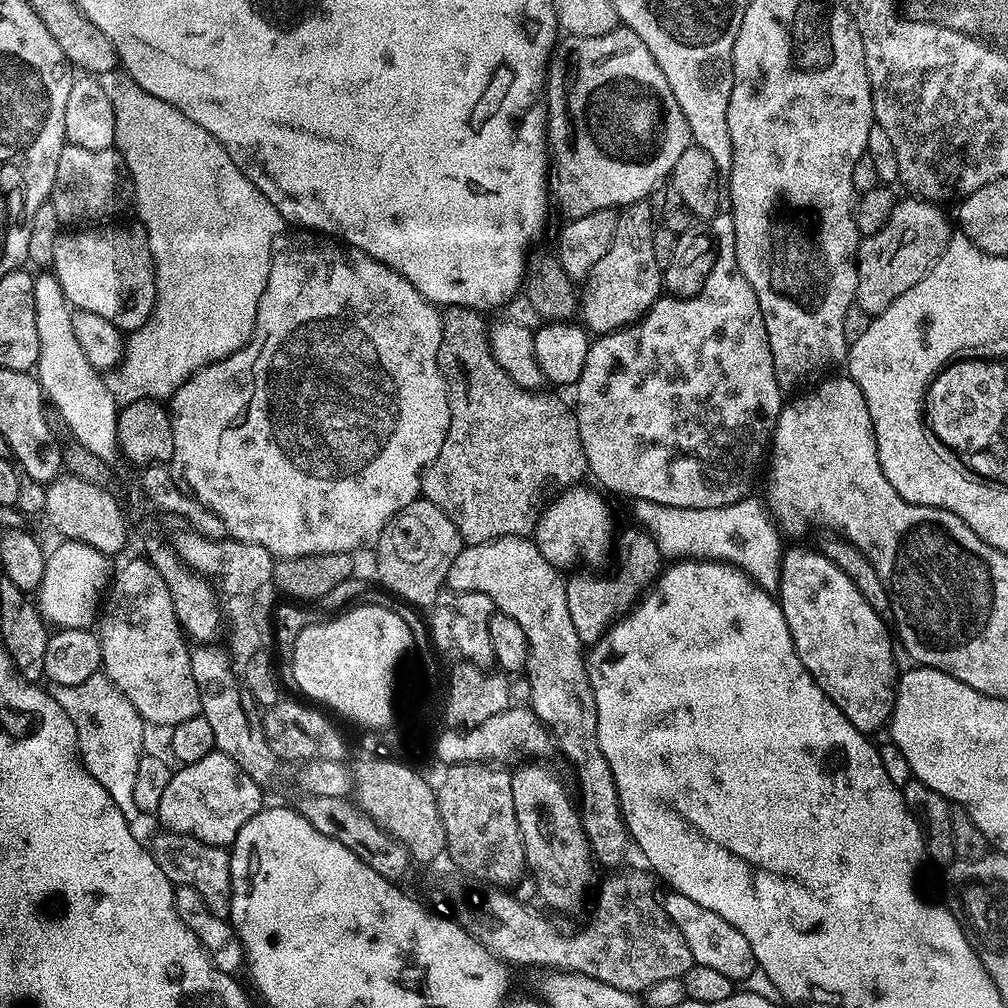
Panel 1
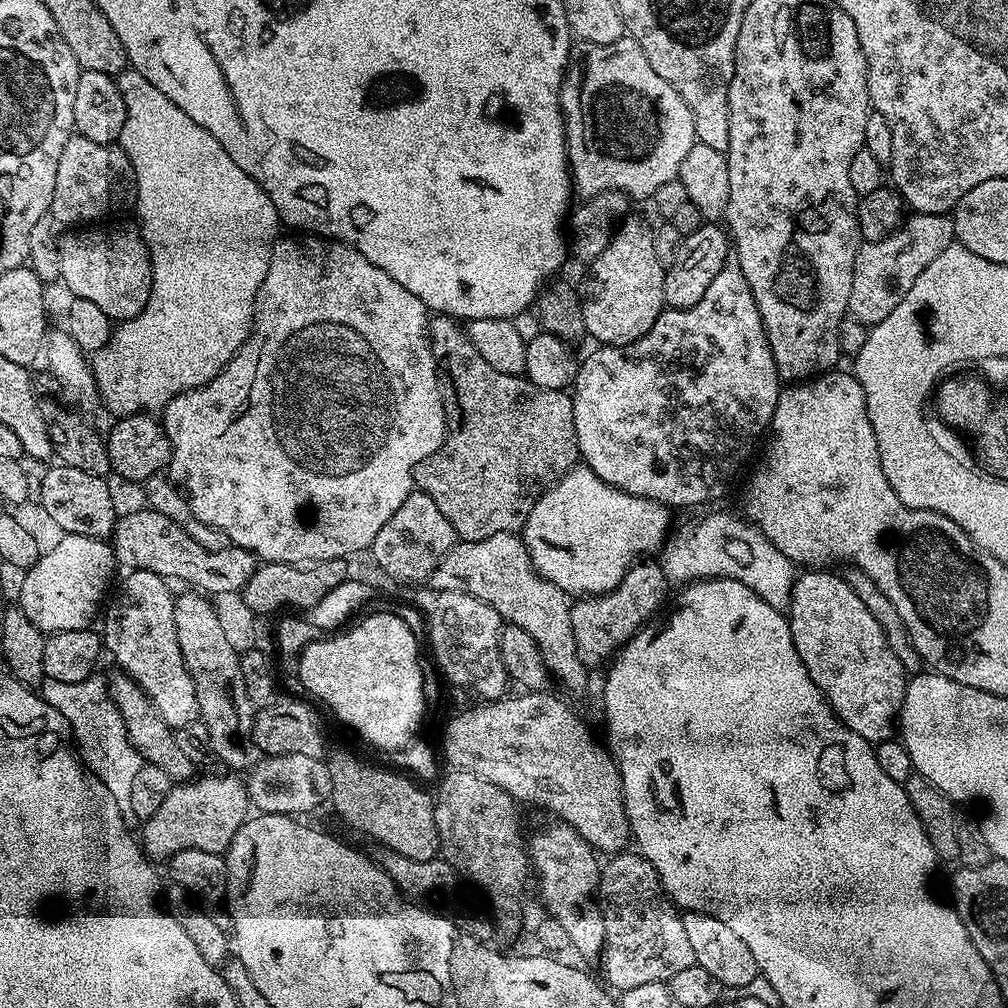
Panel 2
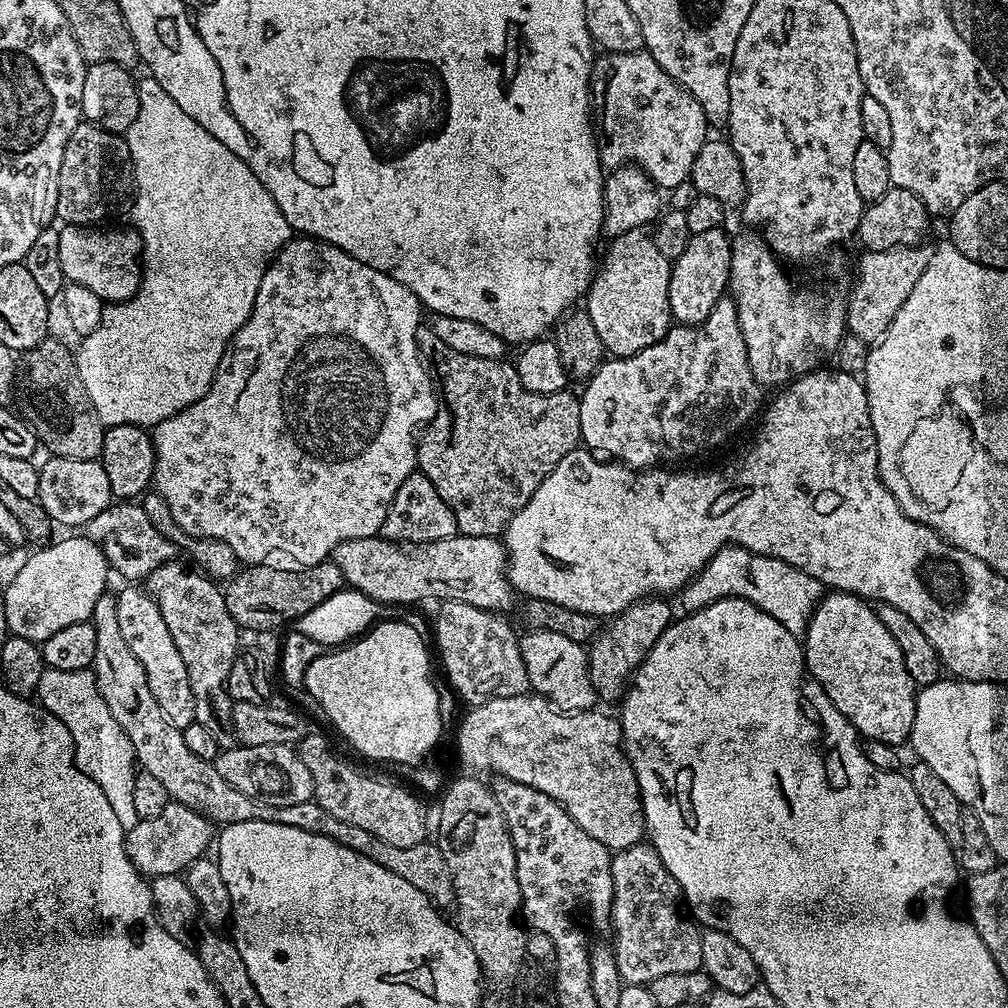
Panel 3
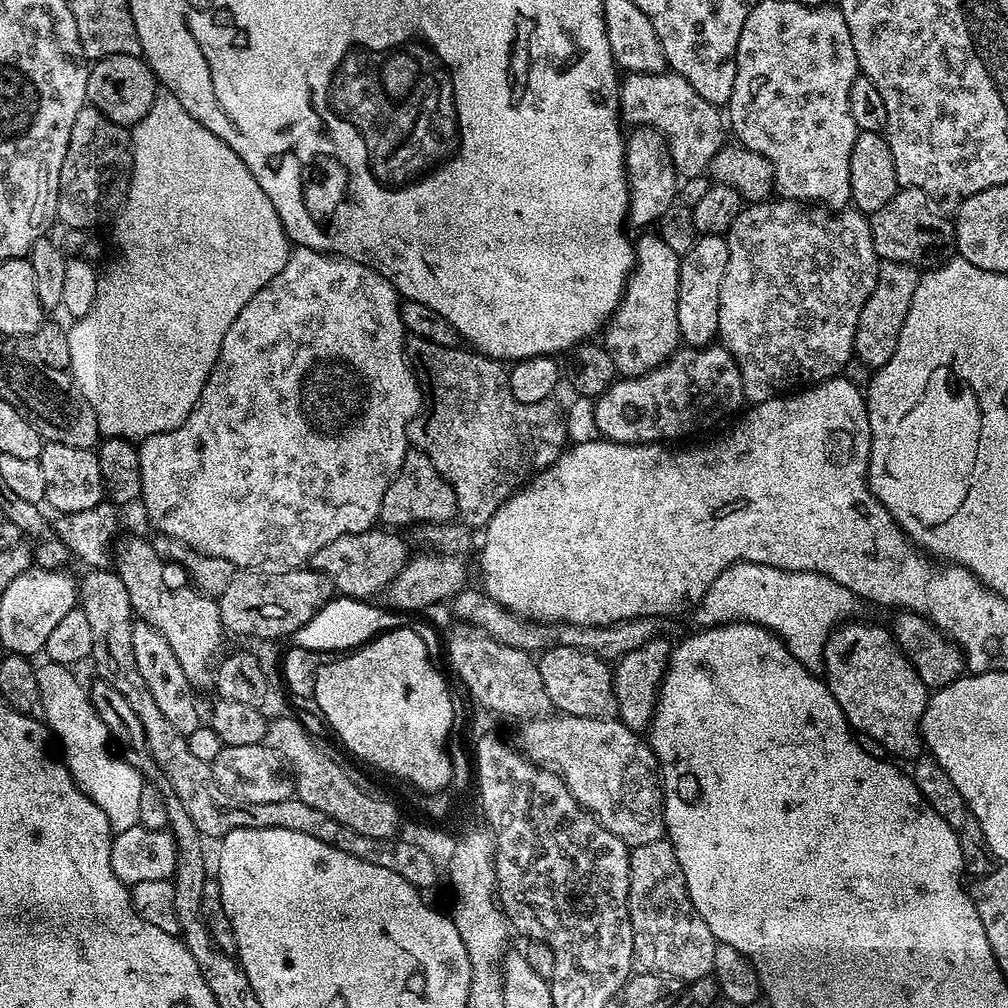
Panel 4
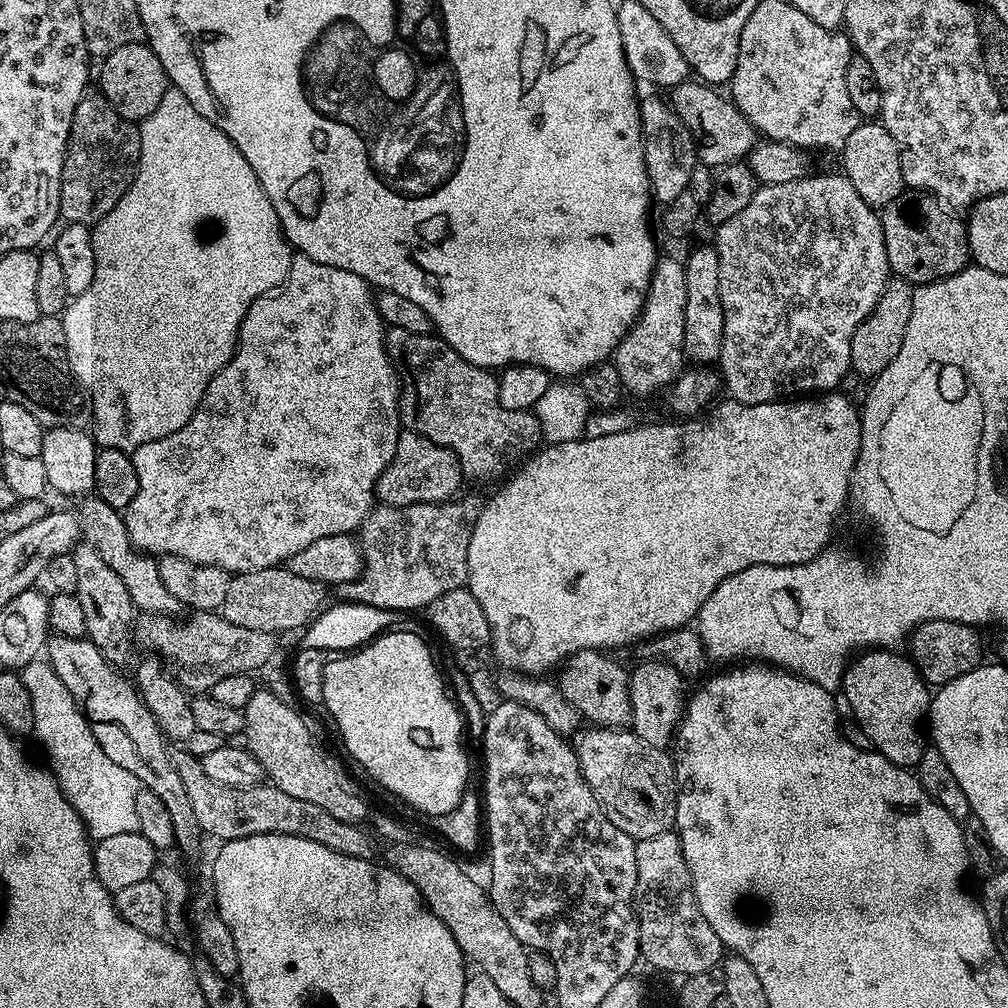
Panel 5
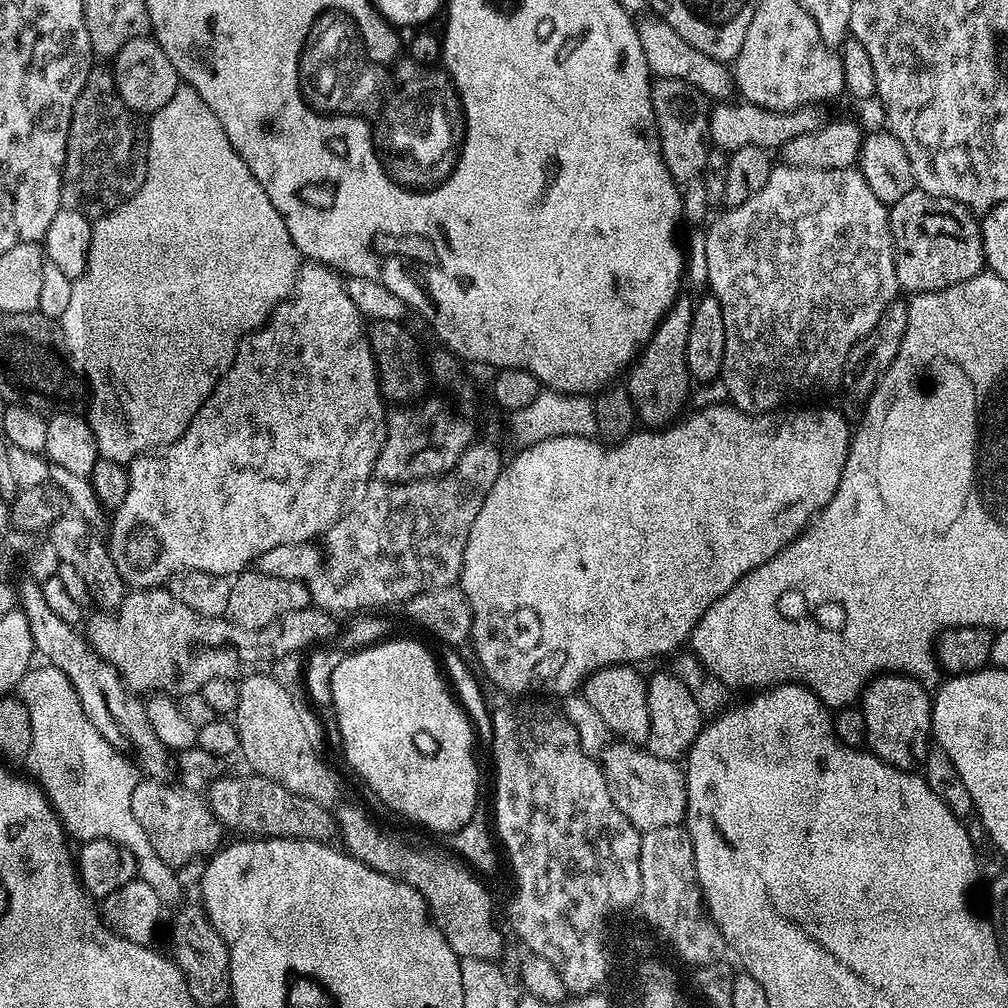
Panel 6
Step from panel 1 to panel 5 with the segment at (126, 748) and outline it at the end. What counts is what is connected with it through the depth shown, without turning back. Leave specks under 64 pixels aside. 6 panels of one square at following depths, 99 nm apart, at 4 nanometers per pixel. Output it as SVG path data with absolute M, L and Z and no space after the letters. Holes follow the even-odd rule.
M37 658L20 672L26 690L30 690L30 702L34 705L34 736L40 739L44 752L48 755L47 767L56 775L62 794L78 810L82 822L88 827L89 837L96 840L114 838L114 834L130 834L138 829L136 803L142 791L138 778L130 770L122 770L115 762L110 762L98 746L79 706L70 698L70 690L54 674L47 659Z

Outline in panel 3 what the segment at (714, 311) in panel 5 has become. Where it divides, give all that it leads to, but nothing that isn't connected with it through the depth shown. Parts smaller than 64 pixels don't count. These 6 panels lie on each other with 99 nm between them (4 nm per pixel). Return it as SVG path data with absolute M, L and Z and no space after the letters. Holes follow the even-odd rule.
M723 227L692 234L686 250L671 261L670 310L676 324L701 324L710 318L710 310L725 299L729 291L730 262L732 261L732 240Z

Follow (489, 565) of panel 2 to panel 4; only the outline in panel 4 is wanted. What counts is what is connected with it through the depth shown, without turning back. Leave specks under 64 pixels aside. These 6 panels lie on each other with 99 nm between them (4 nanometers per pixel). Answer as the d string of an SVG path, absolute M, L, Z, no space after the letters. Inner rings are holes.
M376 526L366 532L342 534L342 538L334 538L334 542L322 546L322 550L313 554L310 566L330 577L333 589L341 597L367 601L369 598L376 598L374 596L379 592L381 595L408 563L410 553L400 536L403 535L392 530L381 530Z

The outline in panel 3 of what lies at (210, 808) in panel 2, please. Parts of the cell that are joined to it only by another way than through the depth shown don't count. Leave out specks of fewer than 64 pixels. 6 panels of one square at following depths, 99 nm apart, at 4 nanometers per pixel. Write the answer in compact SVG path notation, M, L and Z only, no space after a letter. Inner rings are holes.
M169 802L166 810L162 810L162 814L156 815L155 818L146 818L145 820L138 821L133 828L127 829L124 834L126 854L130 858L130 862L134 864L136 869L138 869L145 878L161 876L162 874L181 875L195 860L201 859L201 857L207 853L204 852L207 848L209 851L213 840L214 825L212 821L209 820L204 813L196 812L190 806L177 804L175 802Z

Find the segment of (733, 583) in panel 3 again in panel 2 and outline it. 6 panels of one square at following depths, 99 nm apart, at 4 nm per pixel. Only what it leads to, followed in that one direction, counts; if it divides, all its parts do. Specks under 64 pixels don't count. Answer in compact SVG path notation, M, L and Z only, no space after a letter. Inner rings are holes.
M716 512L693 524L682 525L677 532L675 529L662 552L664 577L679 586L687 586L697 580L737 580L742 582L742 586L750 586L762 602L781 610L787 609L792 603L797 569L792 560L786 558L786 554L782 554L782 550L778 550L766 534L762 534L760 528L740 516Z

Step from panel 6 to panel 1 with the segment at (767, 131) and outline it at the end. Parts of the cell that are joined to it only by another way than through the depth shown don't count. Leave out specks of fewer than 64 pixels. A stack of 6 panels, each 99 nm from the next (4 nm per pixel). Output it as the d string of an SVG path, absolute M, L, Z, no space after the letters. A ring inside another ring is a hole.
M617 26L601 36L582 38L565 35L552 50L546 69L546 152L550 157L550 171L546 176L547 191L554 197L554 204L560 207L565 221L577 220L586 214L594 214L607 208L616 210L625 204L633 204L639 200L648 200L657 186L667 181L674 170L674 162L692 144L690 126L686 122L686 114L682 114L682 106L678 106L678 98L674 98L674 90L670 90L670 82L666 82L666 74L658 70L658 62L654 62L654 54L646 50L646 42L634 34L634 30Z

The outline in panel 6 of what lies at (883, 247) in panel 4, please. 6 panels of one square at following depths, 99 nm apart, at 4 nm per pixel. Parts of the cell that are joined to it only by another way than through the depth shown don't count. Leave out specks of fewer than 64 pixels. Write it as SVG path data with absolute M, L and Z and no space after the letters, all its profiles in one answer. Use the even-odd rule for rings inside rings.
M914 190L890 205L888 217L896 255L896 277L905 293L937 292L985 271L980 220L958 201Z

